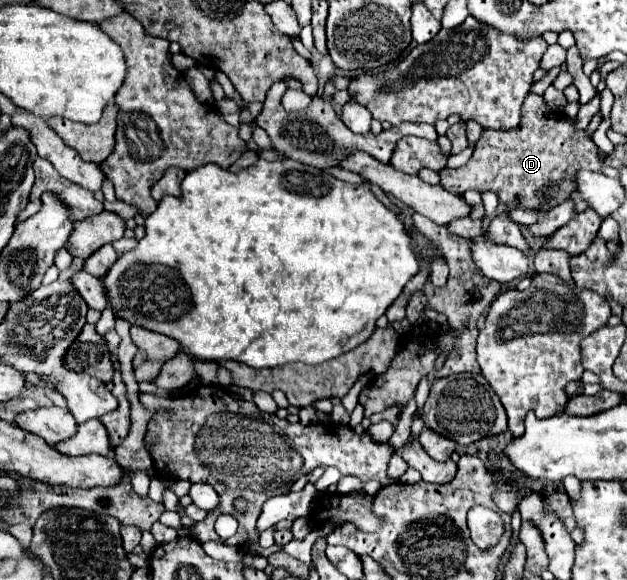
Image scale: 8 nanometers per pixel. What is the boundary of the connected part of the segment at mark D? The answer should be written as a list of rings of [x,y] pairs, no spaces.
[[[528,93],[520,125],[508,131],[484,129],[470,161],[458,169],[442,169],[440,185],[456,195],[468,189],[494,191],[508,207],[548,211],[574,193],[576,169],[598,171],[598,147],[584,131],[574,129],[574,121],[554,115],[540,95]]]

